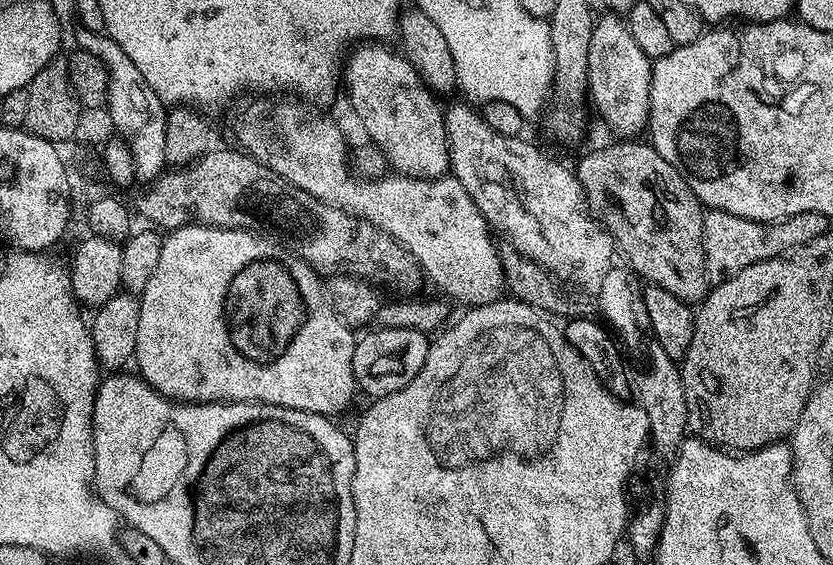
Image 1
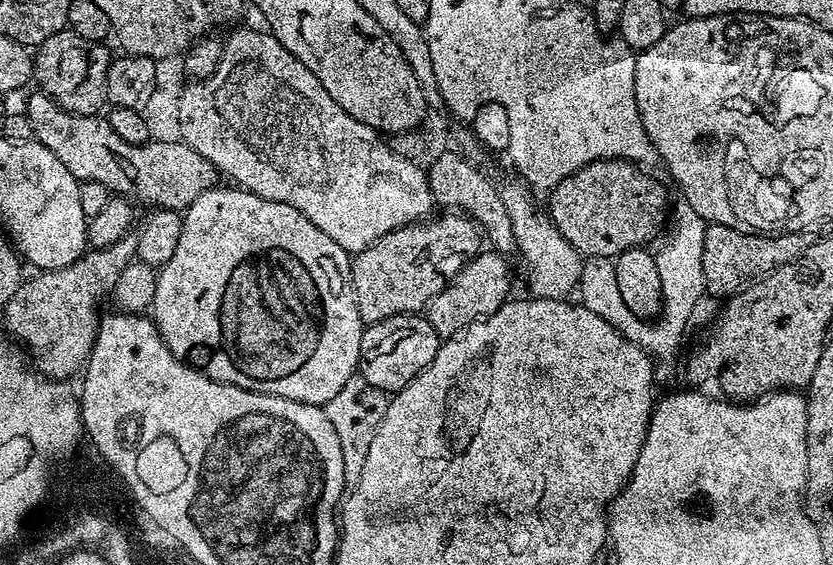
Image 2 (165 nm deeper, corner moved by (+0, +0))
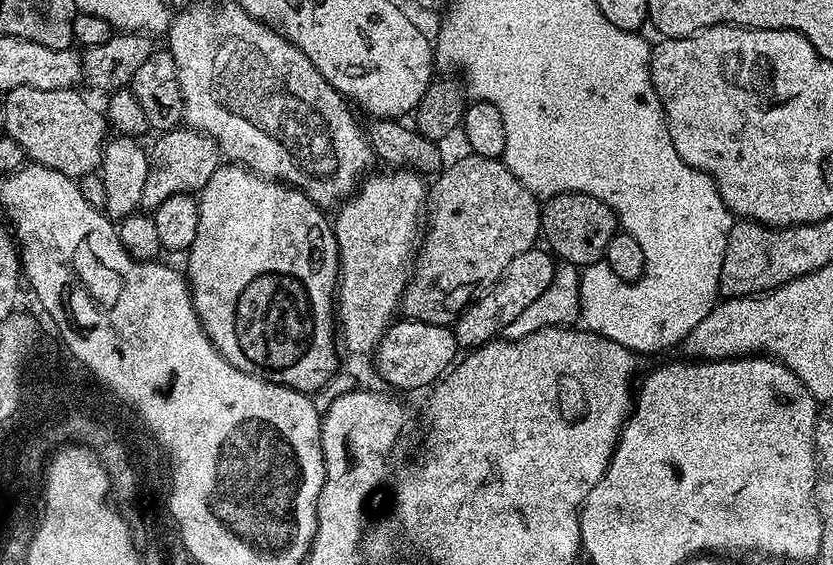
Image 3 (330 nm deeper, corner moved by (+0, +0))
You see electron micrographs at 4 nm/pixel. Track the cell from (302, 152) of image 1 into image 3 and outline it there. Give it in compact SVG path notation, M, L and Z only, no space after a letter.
M239 2L216 4L213 8L208 4L191 4L189 3L176 13L176 17L172 20L166 33L166 39L168 39L166 50L174 58L174 66L178 66L178 86L182 90L184 99L183 123L189 128L204 132L210 138L214 138L214 142L220 148L220 155L225 161L240 164L244 168L266 177L267 180L278 180L282 184L288 184L291 188L298 189L299 192L305 192L315 204L321 206L334 204L333 206L336 206L348 200L361 183L362 177L369 171L367 168L374 164L372 146L368 143L362 124L360 128L359 122L352 117L353 109L350 107L349 101L328 85L326 78L322 78L322 74L318 74L314 62L310 62L310 58L306 58L306 54L302 54L302 50L295 48L279 32L253 18Z

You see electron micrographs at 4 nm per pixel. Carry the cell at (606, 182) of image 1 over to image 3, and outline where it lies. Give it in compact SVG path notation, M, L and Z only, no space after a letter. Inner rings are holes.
M563 192L551 197L540 213L542 240L553 257L565 264L600 264L610 238L618 231L616 214L609 204L581 192ZM561 256L561 257L560 257Z

